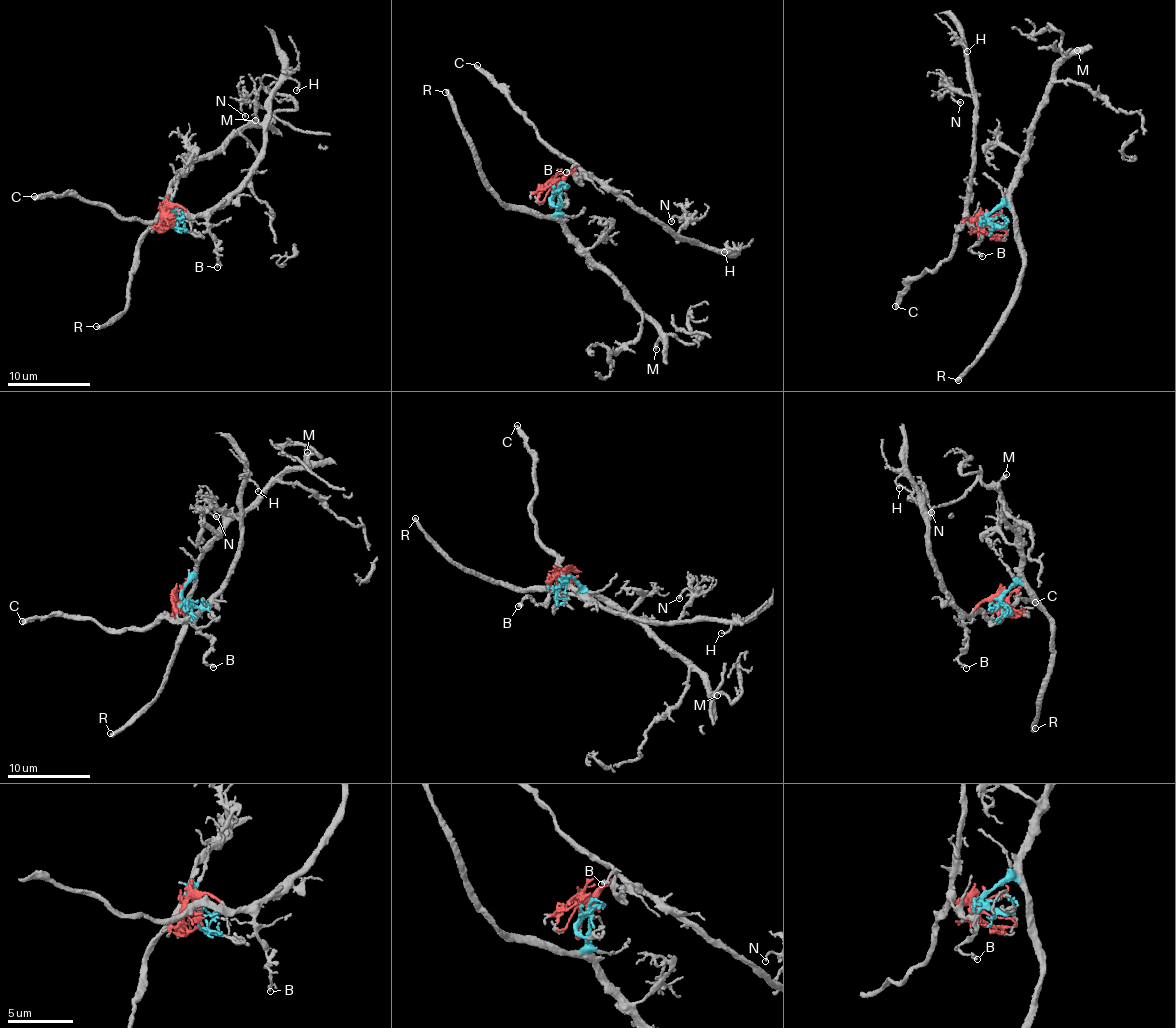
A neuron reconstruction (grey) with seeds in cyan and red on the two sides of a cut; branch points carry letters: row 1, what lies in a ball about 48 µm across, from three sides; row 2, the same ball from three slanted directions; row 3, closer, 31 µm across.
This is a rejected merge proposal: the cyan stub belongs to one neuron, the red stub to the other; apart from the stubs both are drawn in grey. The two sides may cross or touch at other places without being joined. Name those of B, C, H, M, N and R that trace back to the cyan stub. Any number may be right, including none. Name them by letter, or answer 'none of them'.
M, R

